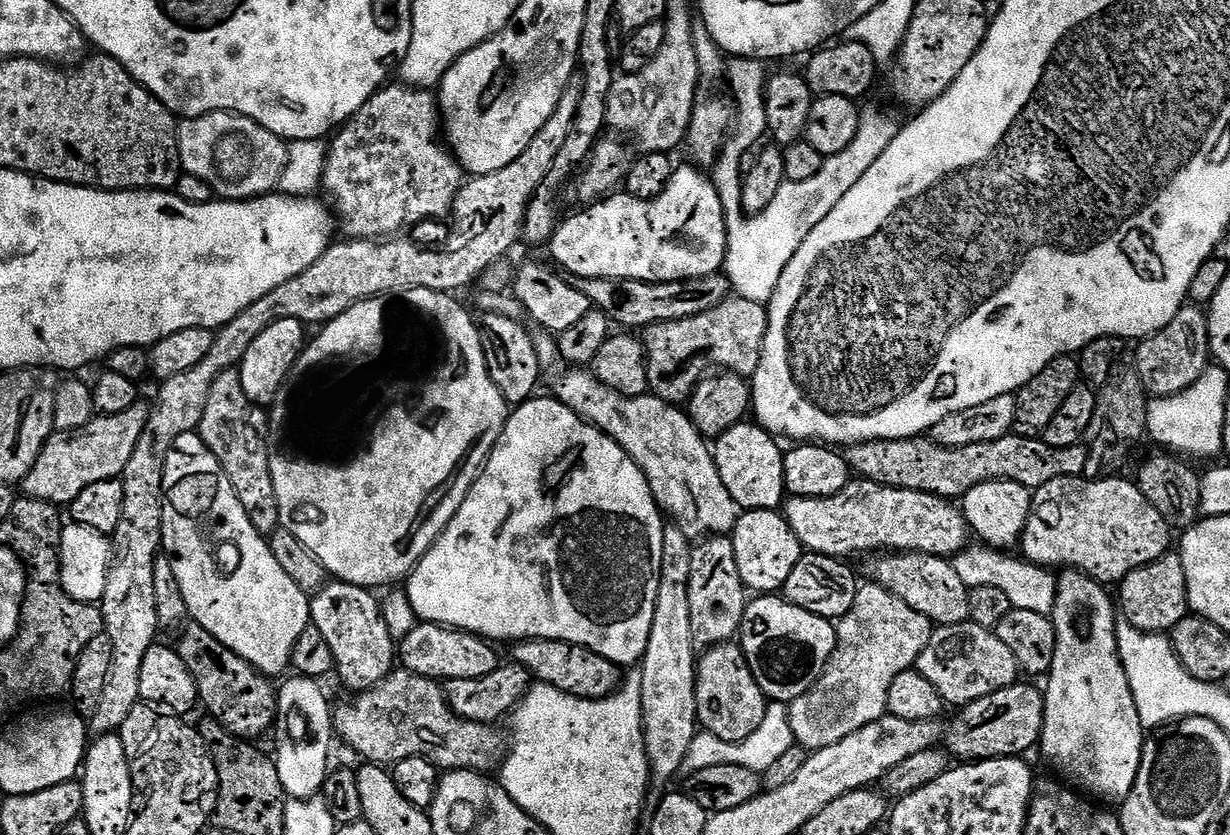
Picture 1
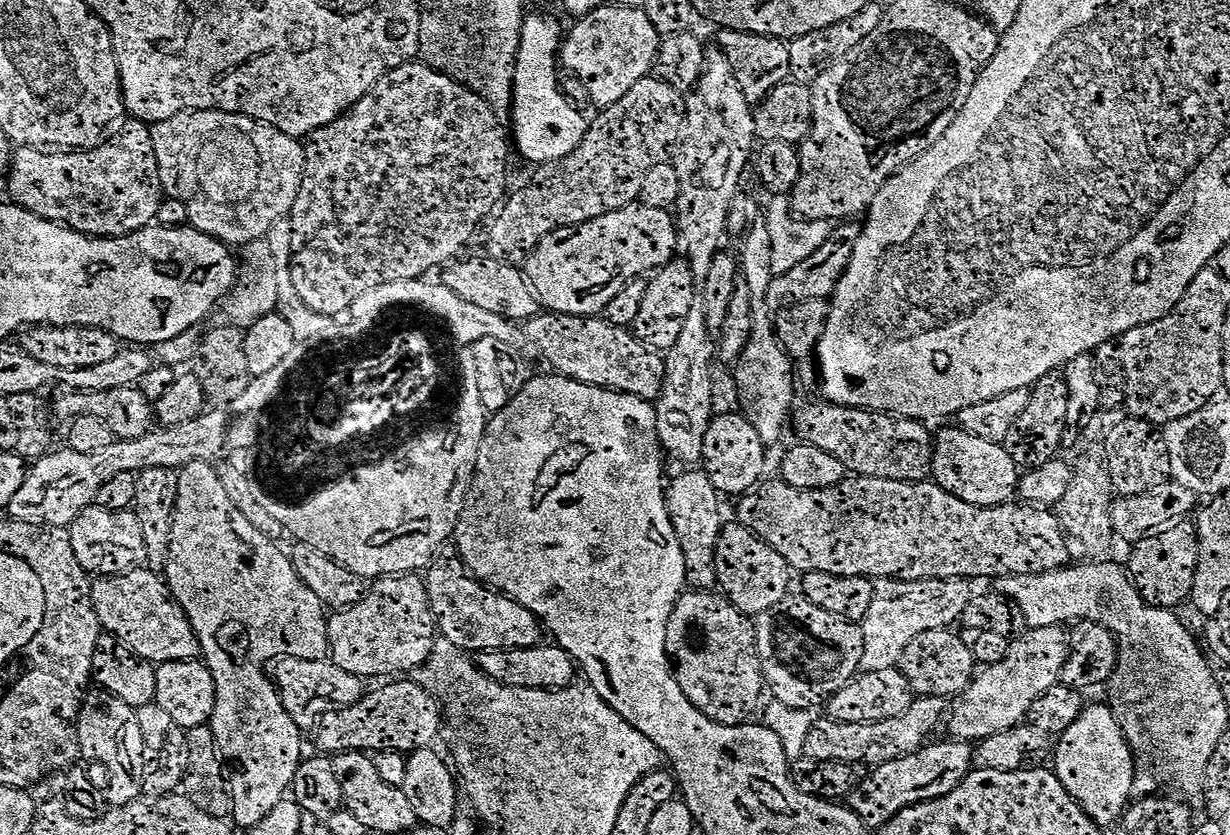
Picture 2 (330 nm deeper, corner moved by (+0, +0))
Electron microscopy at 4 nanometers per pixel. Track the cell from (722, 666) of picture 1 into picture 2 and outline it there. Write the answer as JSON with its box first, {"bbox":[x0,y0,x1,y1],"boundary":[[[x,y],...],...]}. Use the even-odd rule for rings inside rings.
{"bbox":[664,590,762,724],"boundary":[[[712,590],[681,591],[672,605],[672,609],[668,615],[668,621],[666,622],[666,630],[664,631],[664,653],[668,655],[671,667],[674,669],[676,681],[682,690],[682,694],[686,694],[686,698],[690,698],[692,705],[702,714],[706,714],[706,718],[710,718],[719,724],[739,724],[747,717],[744,715],[747,714],[748,707],[755,702],[756,695],[759,694],[760,688],[762,689],[760,658],[756,654],[756,626],[749,617],[745,616],[744,613],[739,612],[727,598]]]}

